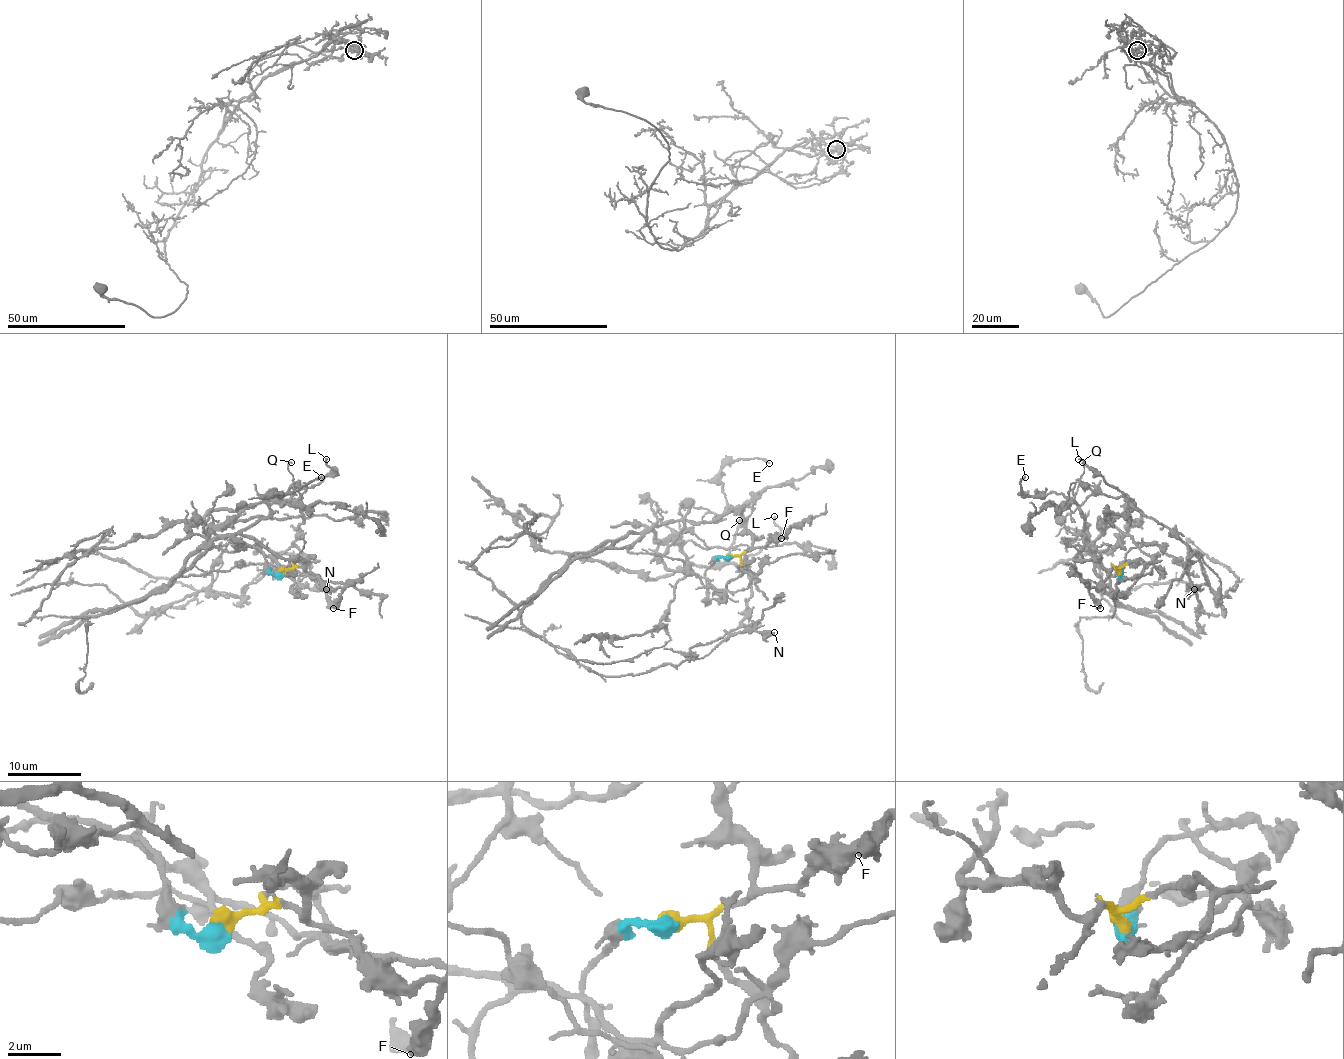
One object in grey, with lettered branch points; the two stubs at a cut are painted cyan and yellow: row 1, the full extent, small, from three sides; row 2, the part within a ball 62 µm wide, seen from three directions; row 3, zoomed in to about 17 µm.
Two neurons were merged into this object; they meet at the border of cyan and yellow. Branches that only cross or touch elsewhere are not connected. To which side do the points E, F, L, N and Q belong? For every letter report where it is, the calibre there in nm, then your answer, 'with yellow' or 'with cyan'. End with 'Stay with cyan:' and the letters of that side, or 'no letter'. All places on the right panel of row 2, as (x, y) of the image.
E: at (1025, 477); 220 nm thick; with yellow
F: at (1100, 608); 550 nm thick; with yellow
L: at (1078, 459); 170 nm thick; with cyan
N: at (1194, 589); 480 nm thick; with cyan
Q: at (1082, 462); 150 nm thick; with yellow
Stay with cyan: L, N

